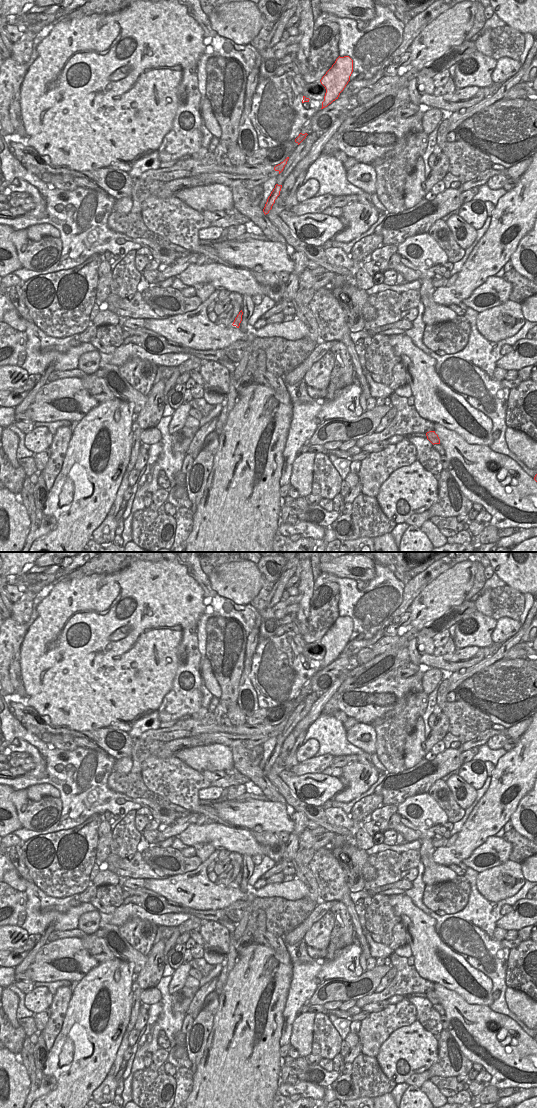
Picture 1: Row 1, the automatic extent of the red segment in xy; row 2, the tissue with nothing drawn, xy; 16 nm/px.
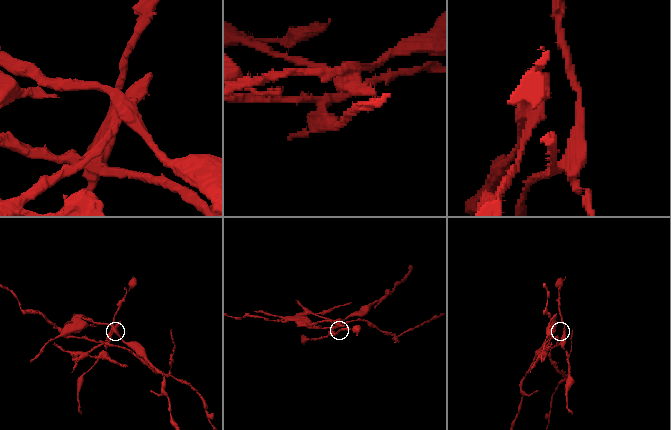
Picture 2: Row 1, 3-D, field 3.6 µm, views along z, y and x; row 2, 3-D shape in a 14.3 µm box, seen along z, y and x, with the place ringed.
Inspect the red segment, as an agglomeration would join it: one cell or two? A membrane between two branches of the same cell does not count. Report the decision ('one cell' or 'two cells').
two cells

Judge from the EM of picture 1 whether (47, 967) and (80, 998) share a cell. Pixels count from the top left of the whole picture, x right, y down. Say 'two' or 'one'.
two

